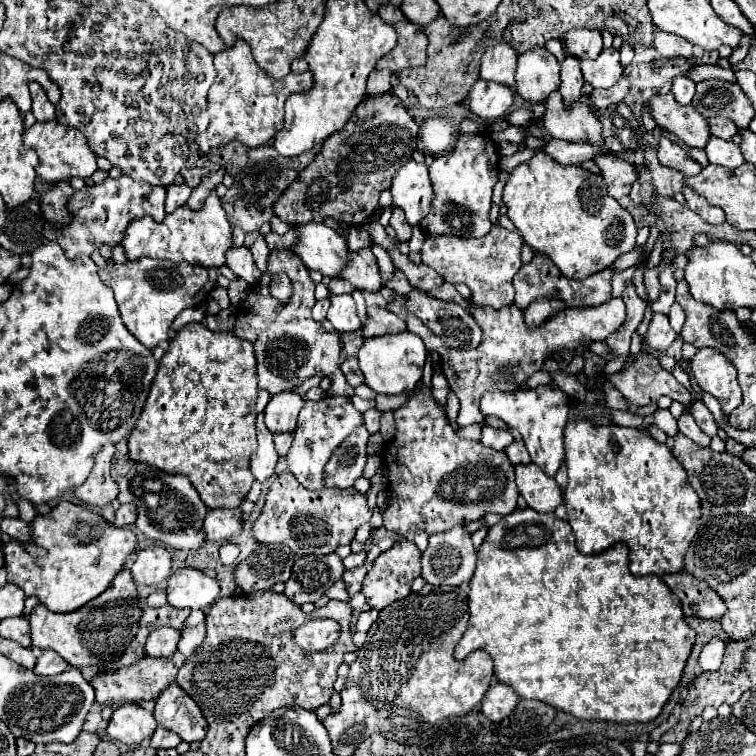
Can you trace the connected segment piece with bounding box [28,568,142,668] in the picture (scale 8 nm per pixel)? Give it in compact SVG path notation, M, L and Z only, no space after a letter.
M122 568L116 574L114 584L106 592L102 592L98 598L84 604L76 612L56 614L56 612L50 612L44 604L38 604L28 616L32 646L42 650L48 650L48 648L56 650L70 666L76 666L76 668L84 668L84 666L104 668L104 664L118 660L126 650L126 646L132 642L138 630L140 614L142 614L142 608L140 608L136 584L130 576L130 570Z

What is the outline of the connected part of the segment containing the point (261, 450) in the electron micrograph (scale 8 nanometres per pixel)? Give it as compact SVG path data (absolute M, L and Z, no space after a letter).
M258 414L258 418L256 418L256 432L258 432L258 448L250 458L250 468L252 468L254 478L258 482L264 482L274 474L274 466L278 462L278 452L274 448L270 430L266 430L262 414Z

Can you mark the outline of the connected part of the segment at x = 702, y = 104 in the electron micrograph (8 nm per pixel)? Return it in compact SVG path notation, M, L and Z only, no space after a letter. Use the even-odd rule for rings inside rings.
M702 80L696 84L696 96L692 106L704 116L726 116L736 126L746 128L754 118L754 108L746 98L738 82L726 80Z

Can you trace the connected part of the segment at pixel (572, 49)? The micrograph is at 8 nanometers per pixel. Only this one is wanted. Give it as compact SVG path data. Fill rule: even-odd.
M570 30L566 36L566 50L580 60L584 58L596 58L602 52L602 36L600 30Z

